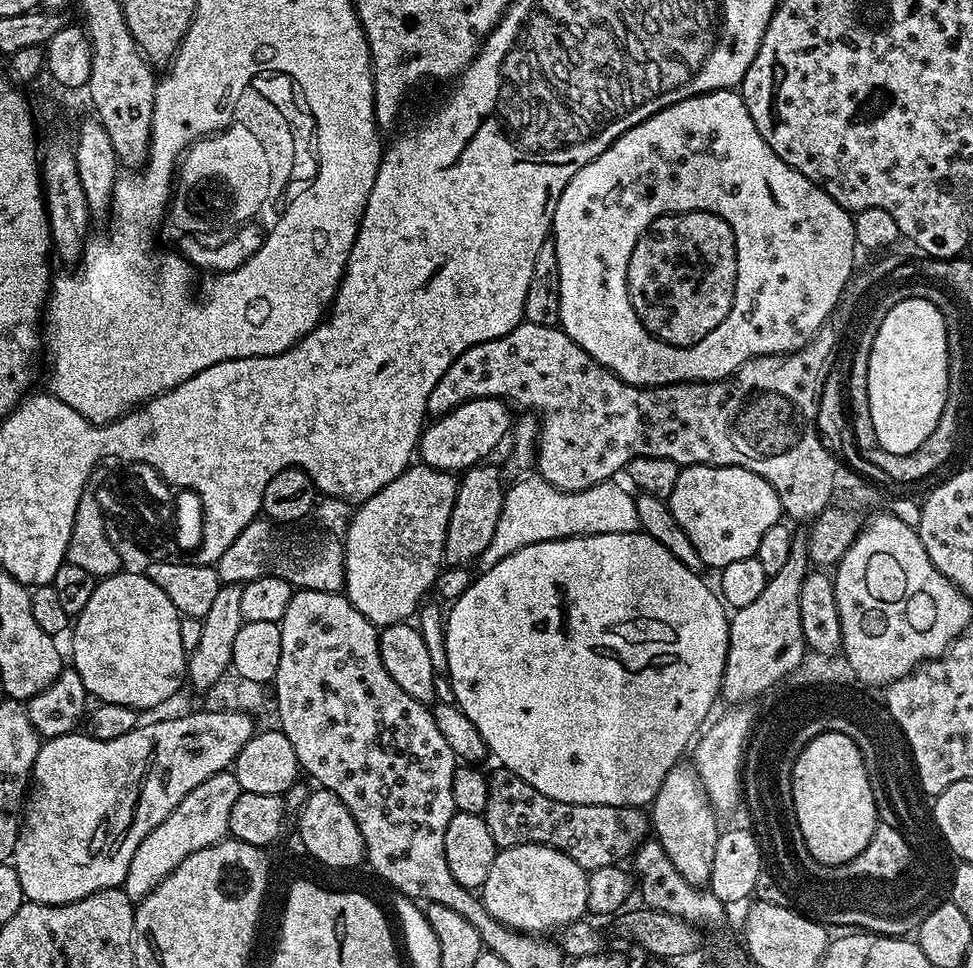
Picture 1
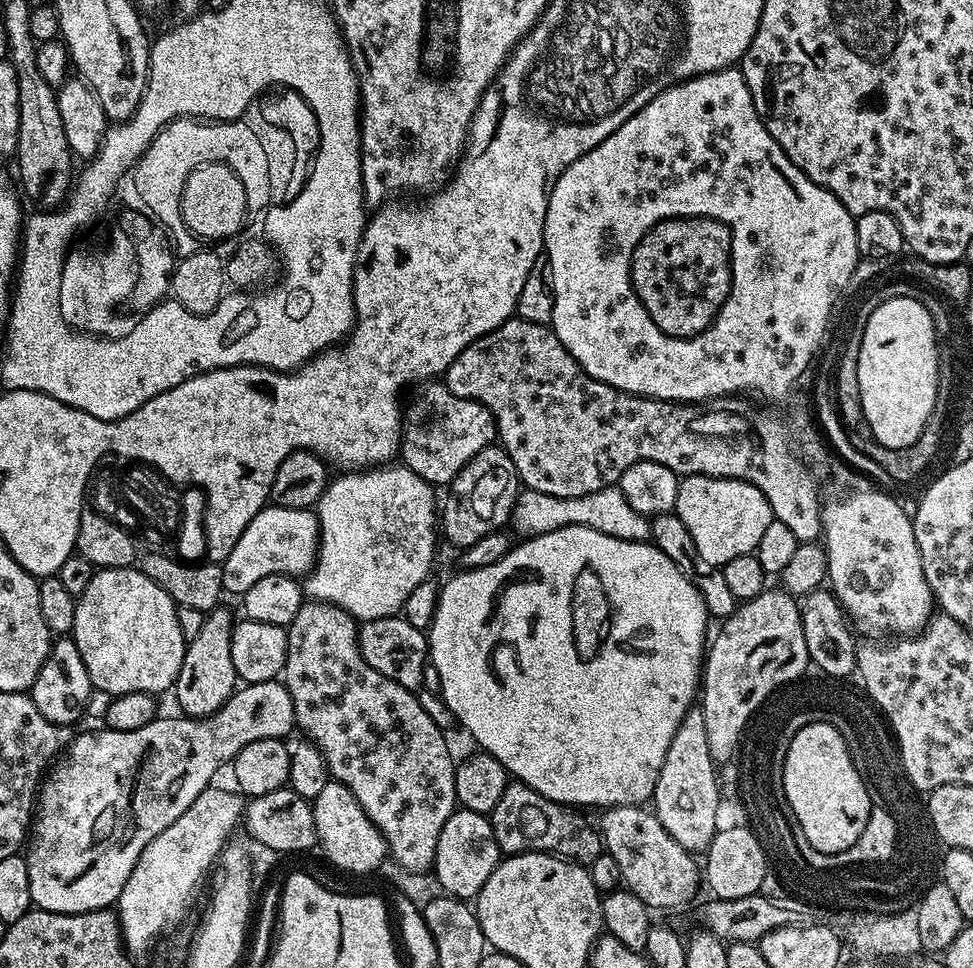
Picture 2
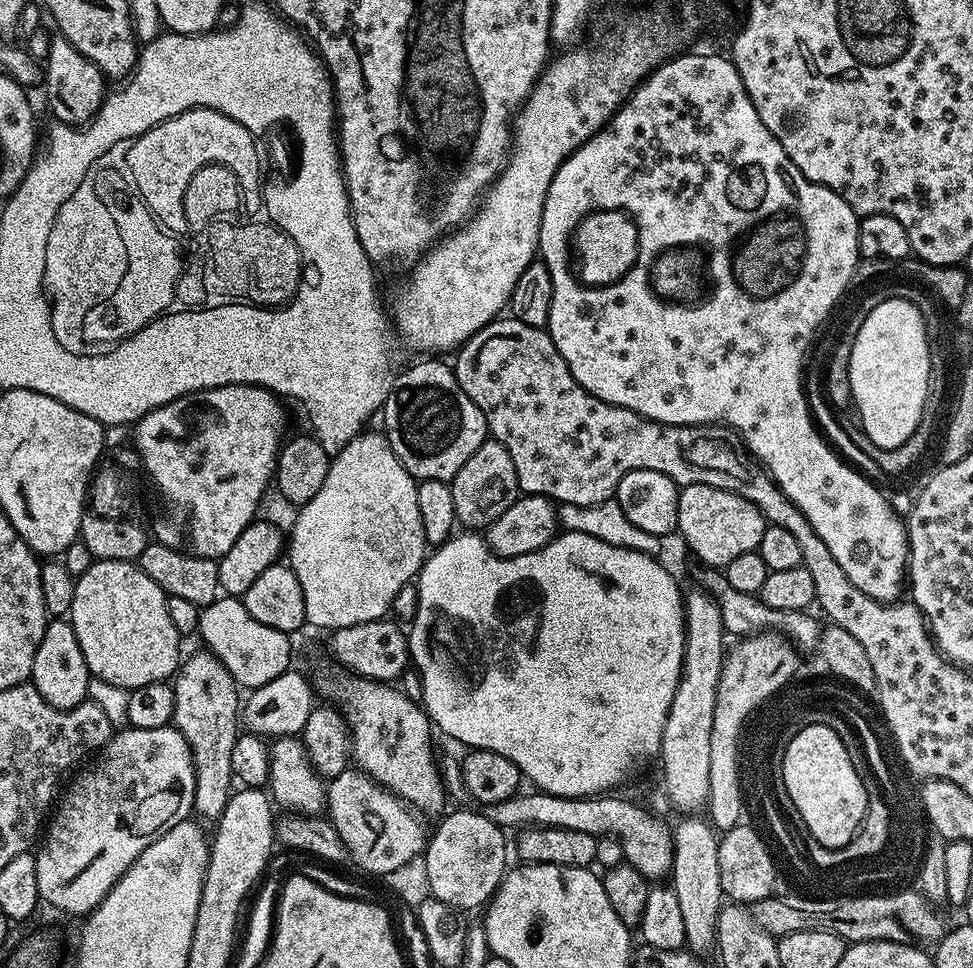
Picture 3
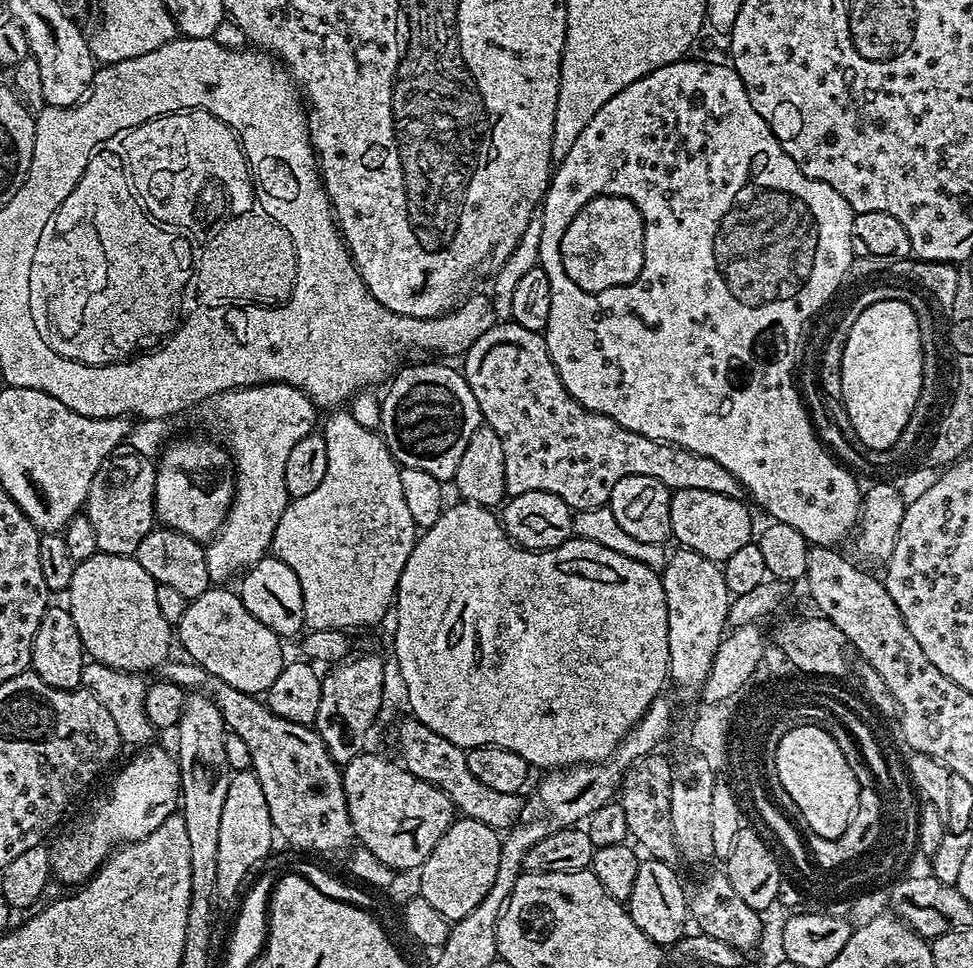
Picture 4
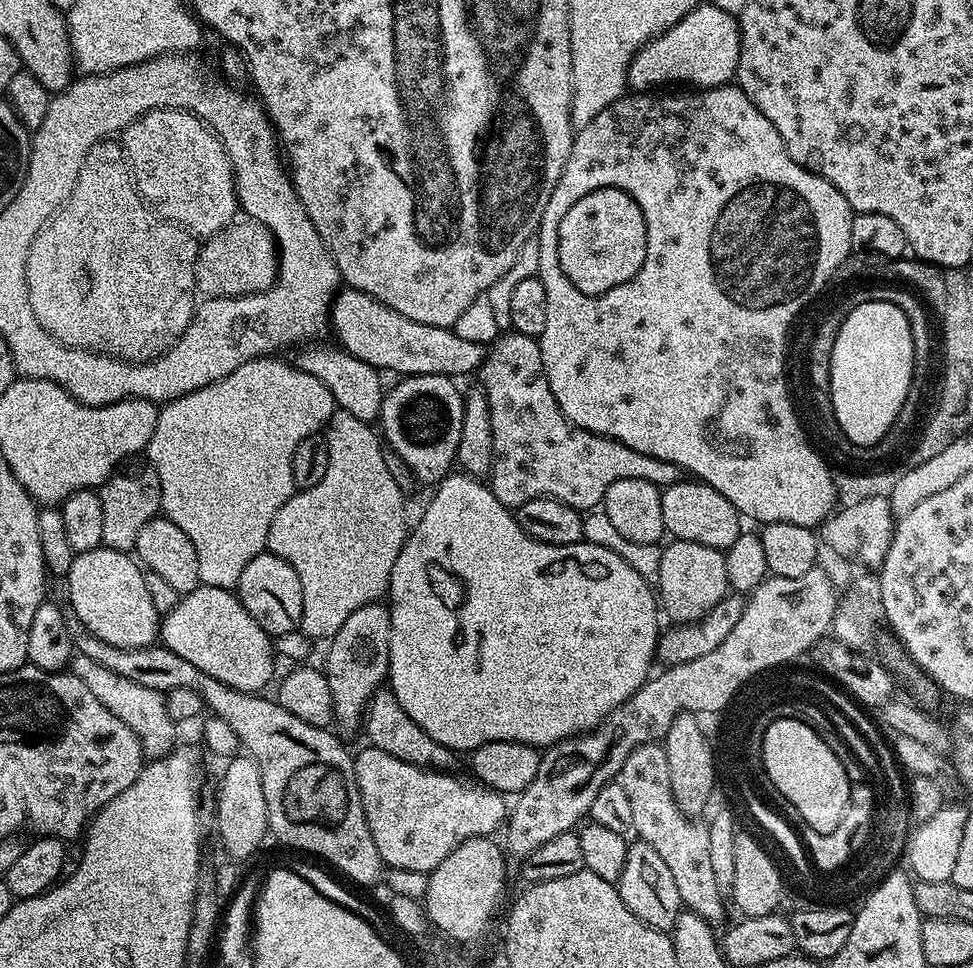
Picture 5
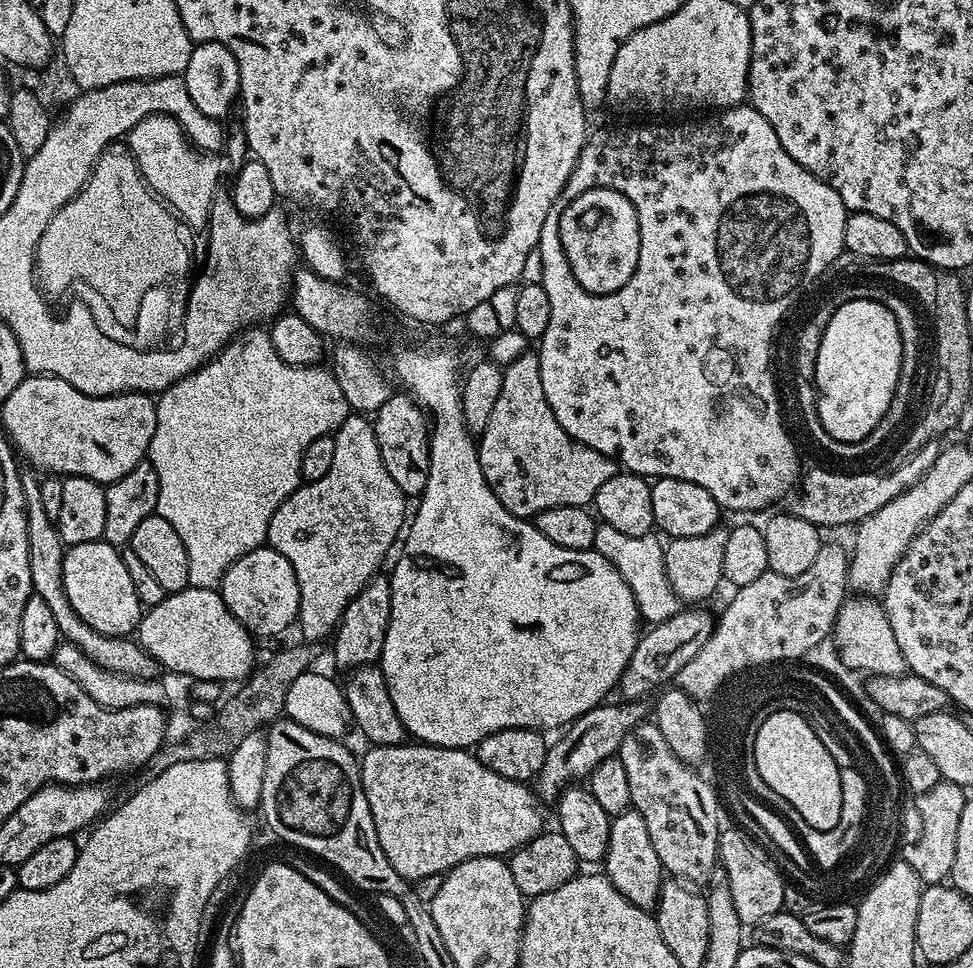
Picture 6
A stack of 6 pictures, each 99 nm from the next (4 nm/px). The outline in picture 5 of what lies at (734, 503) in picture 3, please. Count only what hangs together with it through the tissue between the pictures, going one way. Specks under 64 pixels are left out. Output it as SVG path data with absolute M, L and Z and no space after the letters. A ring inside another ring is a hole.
M684 478L675 484L667 485L661 491L662 522L664 531L669 537L686 542L702 542L702 546L710 546L727 550L742 531L742 517L736 507L718 490L708 484L701 484L692 478Z

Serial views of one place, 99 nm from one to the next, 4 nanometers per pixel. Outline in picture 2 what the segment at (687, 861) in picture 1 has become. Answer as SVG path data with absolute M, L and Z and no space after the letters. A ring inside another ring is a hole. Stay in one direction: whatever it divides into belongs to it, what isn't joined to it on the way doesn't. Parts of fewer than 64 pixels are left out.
M693 706L689 708L688 712L685 714L684 721L678 726L678 730L670 742L670 750L662 762L662 770L656 779L656 789L652 791L652 798L650 801L651 807L654 809L656 817L658 818L658 822L662 822L662 826L666 826L666 834L670 834L670 838L674 838L674 842L678 842L678 846L682 846L690 854L703 853L705 849L707 849L708 843L716 837L718 831L716 819L720 816L720 788L716 785L716 771L718 771L718 765L710 754L710 746L706 746L706 726L704 725L704 719L702 718L699 707Z

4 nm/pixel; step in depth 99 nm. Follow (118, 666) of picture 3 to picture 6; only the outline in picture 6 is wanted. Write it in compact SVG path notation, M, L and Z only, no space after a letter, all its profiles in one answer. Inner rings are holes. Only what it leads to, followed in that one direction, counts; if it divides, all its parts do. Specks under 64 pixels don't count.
M101 538L94 542L82 542L71 545L64 554L64 585L70 598L70 606L78 610L78 618L107 636L131 637L137 631L142 615L142 605L138 598L138 590L134 590L134 581L130 578L130 570L126 570L126 562L121 549L109 544Z

